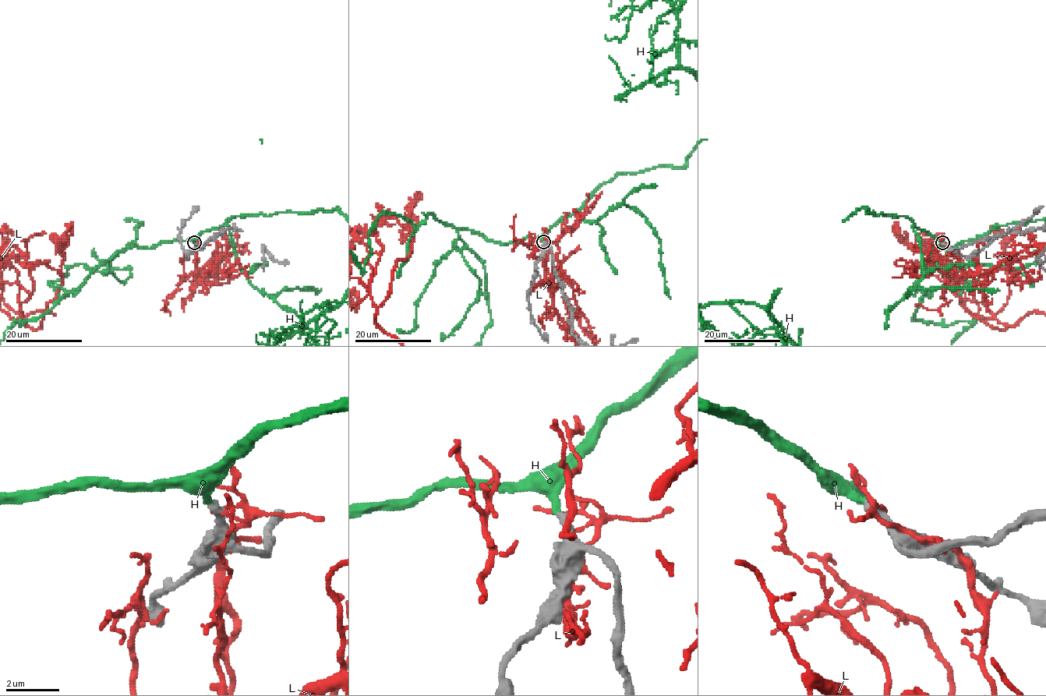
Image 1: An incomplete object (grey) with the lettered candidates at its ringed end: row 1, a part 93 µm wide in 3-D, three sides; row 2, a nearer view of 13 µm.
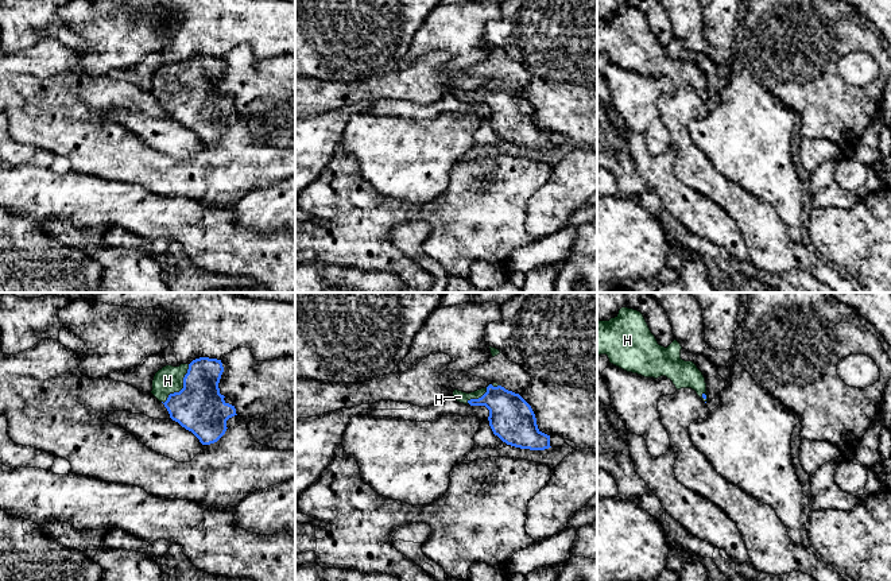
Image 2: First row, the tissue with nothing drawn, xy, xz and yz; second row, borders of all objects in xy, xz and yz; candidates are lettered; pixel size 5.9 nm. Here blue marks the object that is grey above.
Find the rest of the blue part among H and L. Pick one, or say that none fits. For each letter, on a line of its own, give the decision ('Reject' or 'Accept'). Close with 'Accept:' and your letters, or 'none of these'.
H: Accept
L: Reject
Accept: H

